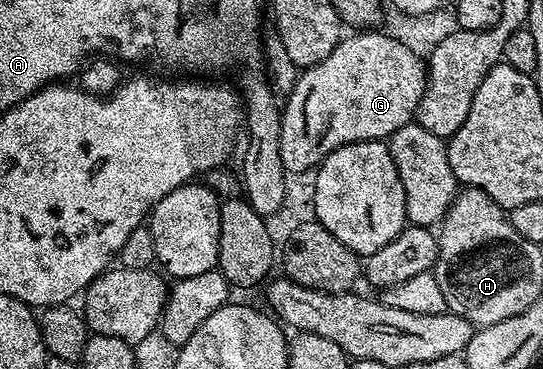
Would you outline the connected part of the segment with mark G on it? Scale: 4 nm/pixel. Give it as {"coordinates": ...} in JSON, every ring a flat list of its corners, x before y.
{"coordinates":[[365,29,349,34,337,44,331,57,323,57,319,65,306,67,298,74,295,89,291,89,284,100,279,153,283,157,286,172,312,172,330,153,343,145,372,139,385,141,395,133,395,129,414,122,427,82,426,60,407,49,406,45,393,40,384,30]]}

